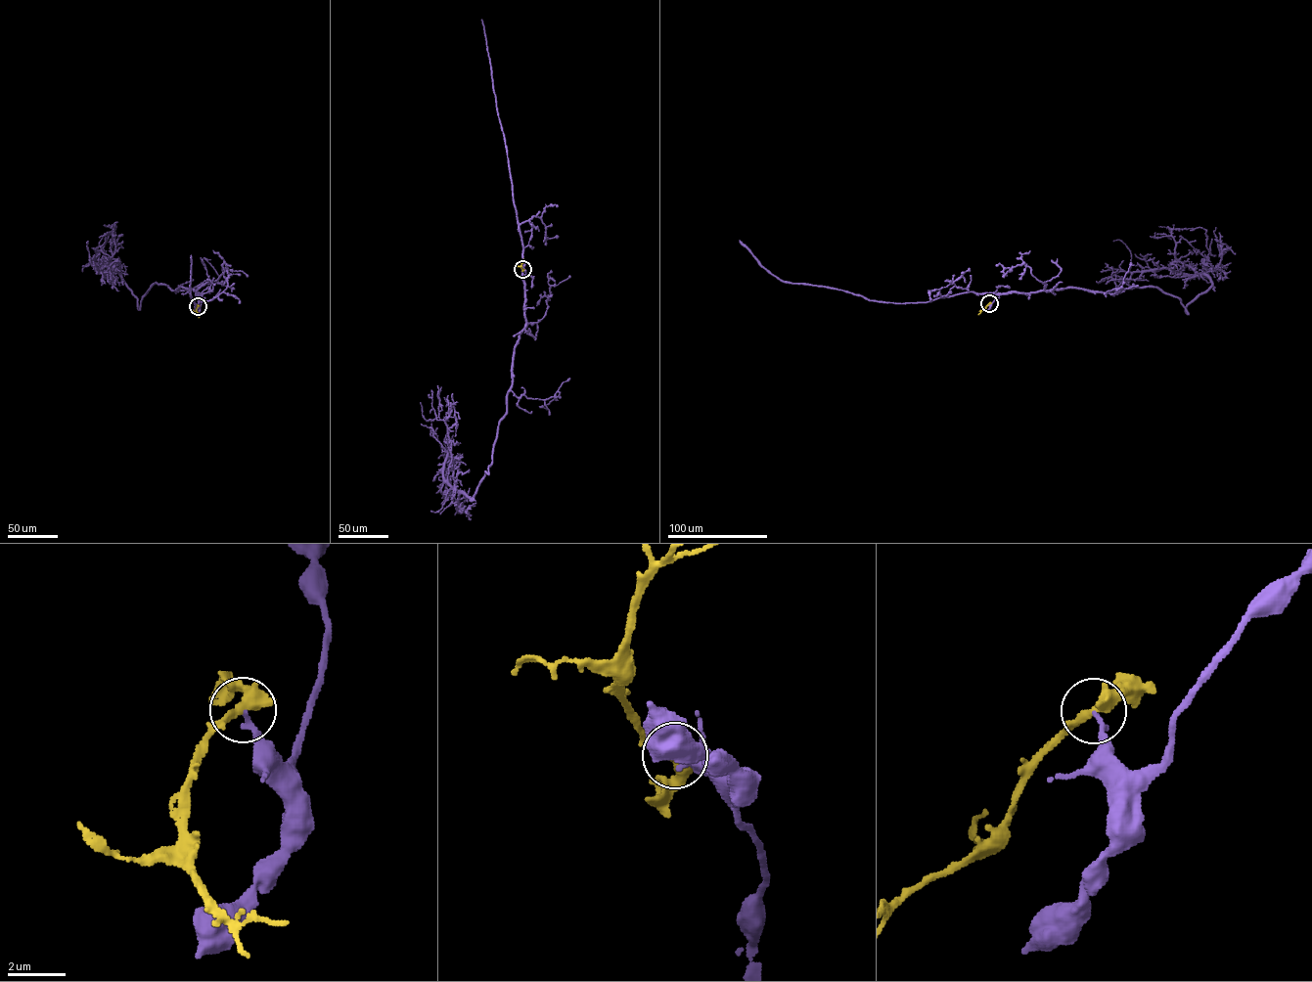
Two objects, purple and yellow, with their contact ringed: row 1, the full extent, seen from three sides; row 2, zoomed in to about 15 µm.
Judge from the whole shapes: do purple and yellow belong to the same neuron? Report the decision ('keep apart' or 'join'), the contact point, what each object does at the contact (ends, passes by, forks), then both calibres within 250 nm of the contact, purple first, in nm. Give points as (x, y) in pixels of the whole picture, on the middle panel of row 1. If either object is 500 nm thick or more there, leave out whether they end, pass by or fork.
keep apart; at (522, 269); purple ends there; yellow passes by; 170 nm thick on the purple side, 340 nm on the other

